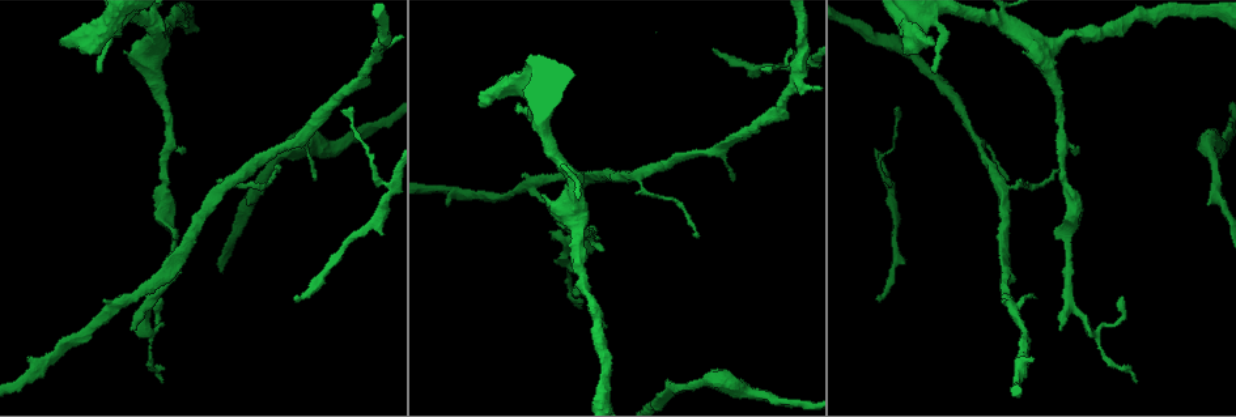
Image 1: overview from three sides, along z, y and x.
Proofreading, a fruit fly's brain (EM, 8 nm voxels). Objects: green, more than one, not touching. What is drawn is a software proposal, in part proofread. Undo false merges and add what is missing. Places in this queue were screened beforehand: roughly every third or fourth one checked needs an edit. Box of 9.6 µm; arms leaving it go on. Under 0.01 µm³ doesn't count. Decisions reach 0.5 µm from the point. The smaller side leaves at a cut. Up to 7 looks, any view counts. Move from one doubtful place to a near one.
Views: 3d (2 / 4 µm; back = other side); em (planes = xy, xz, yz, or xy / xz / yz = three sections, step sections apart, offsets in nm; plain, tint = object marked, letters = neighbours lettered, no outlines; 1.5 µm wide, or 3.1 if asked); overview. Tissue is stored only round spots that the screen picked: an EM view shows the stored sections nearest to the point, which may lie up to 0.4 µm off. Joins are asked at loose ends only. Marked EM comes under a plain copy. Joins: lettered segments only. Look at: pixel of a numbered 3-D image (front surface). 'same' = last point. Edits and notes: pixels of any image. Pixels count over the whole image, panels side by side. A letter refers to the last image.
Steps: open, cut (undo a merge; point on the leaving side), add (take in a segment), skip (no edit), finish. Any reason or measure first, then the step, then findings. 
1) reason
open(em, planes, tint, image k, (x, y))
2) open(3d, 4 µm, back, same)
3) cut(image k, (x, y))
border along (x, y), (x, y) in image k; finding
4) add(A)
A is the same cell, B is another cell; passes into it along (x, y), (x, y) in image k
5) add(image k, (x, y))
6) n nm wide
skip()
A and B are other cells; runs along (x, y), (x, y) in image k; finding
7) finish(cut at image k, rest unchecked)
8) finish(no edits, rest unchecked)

an open end
open(3d, 4 µm, image 1, (340, 110))

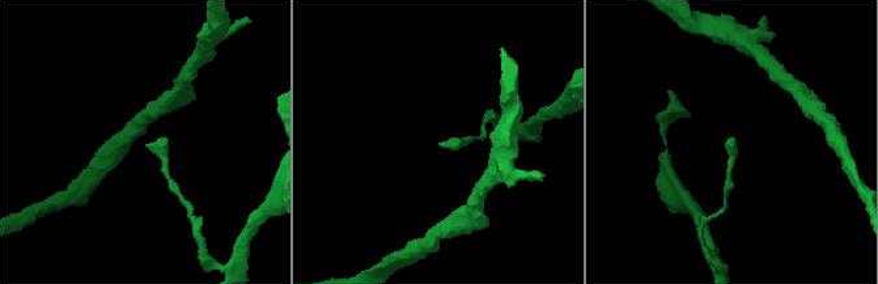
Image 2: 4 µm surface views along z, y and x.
open(em, planes, letters, image 2, (145, 145))

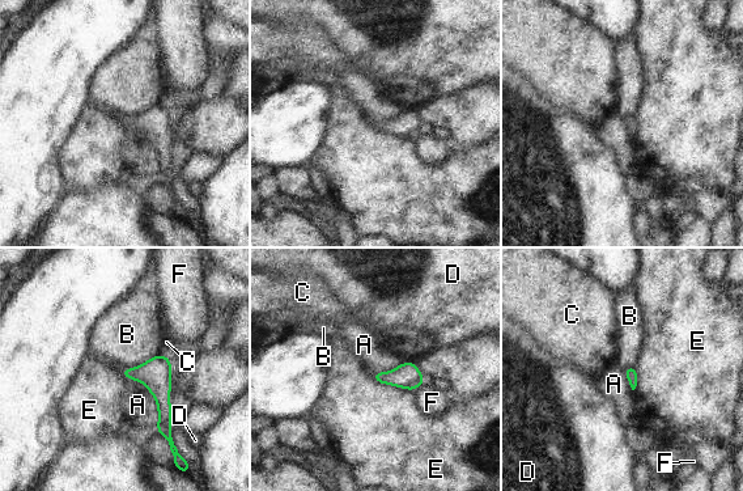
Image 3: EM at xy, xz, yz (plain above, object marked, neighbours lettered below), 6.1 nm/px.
skip()
A, B, C, D, E and F are other cells; runs along (157, 359), (168, 435) in image 3; none of them fits

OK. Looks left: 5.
sudden change in width
open(3d, 4 µm, back, image 1, (380, 184))

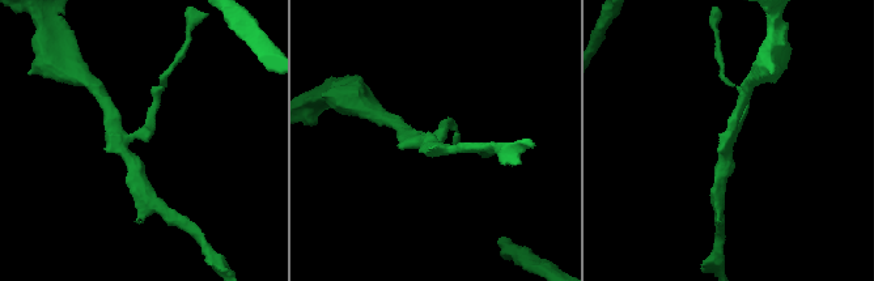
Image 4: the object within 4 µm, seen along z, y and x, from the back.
3 arms
open(em, xy, step 8, letters, image 4, (728, 133))

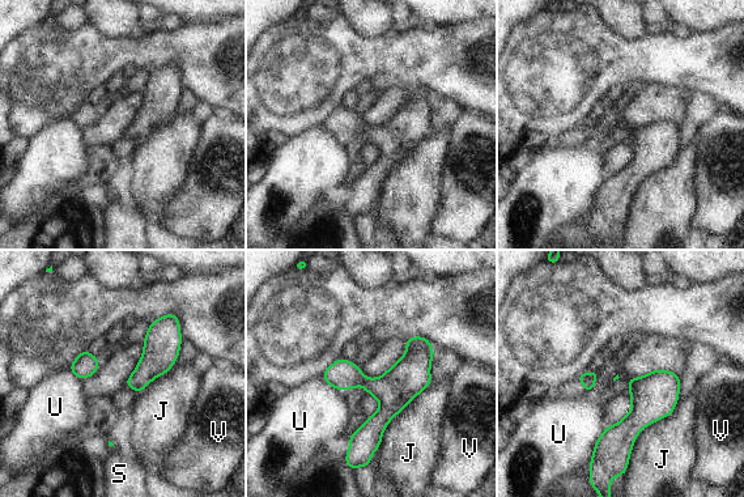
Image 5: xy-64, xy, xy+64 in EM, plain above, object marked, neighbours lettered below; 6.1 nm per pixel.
skip()
J, S, U and V are other cells; border along (679, 395), (637, 436), (626, 466) in image 5; one neuron here

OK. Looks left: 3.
branch stops here
open(em, planes, letters, image 1, (552, 234))

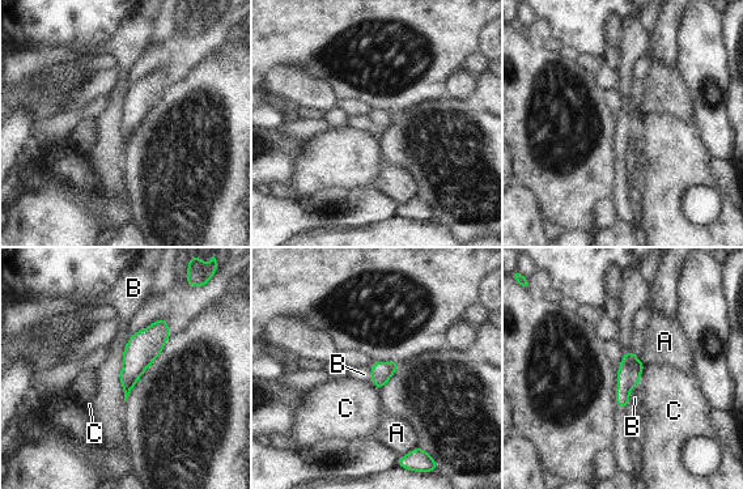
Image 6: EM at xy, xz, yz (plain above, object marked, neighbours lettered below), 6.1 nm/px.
130 nm wide; B touches over 420 nm
skip()
A, B and C are other cells; no lettered segment goes on from it

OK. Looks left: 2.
finish(no edits, rest unchecked)

